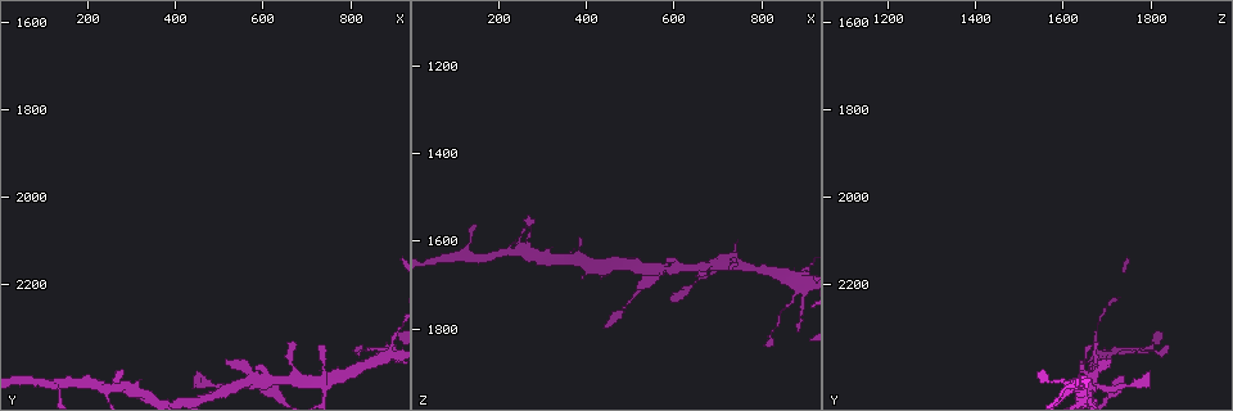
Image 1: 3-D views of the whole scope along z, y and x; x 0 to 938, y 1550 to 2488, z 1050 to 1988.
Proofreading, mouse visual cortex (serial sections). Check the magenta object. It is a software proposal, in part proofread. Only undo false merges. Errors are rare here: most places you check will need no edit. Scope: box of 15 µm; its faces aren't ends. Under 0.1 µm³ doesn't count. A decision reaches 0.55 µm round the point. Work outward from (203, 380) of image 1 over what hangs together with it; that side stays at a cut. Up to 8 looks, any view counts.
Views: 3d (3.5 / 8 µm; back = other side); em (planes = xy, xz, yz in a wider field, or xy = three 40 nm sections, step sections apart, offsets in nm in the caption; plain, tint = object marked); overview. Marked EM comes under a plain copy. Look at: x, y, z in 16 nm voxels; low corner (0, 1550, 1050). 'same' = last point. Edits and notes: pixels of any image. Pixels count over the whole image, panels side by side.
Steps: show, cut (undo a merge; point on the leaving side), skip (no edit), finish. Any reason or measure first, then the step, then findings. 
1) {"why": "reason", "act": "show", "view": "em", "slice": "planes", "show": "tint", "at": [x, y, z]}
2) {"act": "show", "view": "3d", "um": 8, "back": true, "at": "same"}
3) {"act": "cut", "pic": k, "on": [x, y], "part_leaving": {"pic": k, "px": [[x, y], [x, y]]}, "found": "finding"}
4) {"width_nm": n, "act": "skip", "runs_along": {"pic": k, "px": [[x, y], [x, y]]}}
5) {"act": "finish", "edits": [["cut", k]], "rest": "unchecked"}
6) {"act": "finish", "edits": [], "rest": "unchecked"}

{"why": "four arms meet", "act": "show", "view": "3d", "um": 3.5, "back": true, "at": [545, 2435, 1675]}

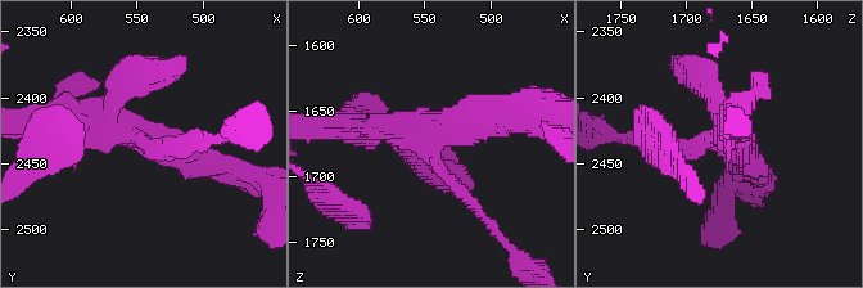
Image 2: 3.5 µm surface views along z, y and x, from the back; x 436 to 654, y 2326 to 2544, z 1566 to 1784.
{"arms": 4, "arm_widths_nm": [200, 200, 350, 350], "why": "need the tissue", "act": "show", "view": "em", "slice": "xy", "step": 3, "show": "tint", "at": [542, 2432, 1674]}

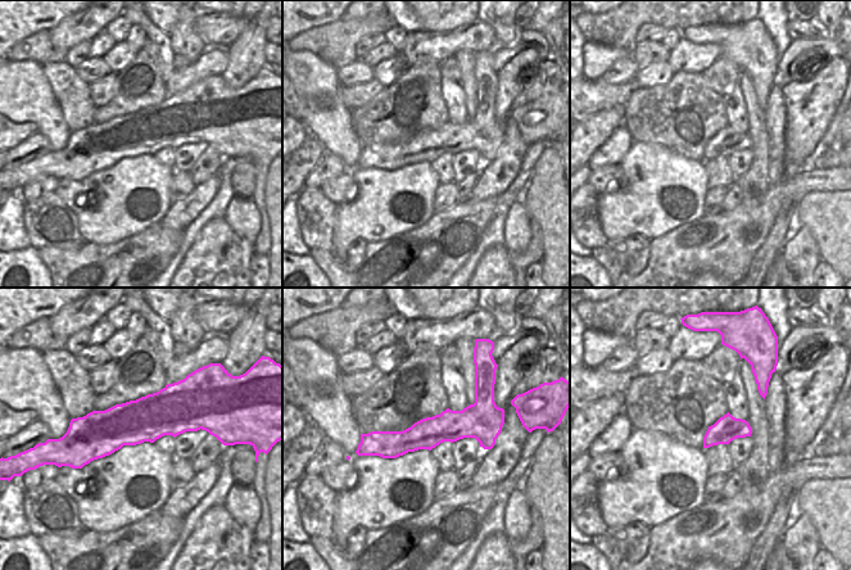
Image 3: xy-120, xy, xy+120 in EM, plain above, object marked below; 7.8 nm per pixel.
{"why": "cut it another way", "act": "show", "view": "em", "slice": "xy", "step": 2, "show": "tint", "at": "same"}

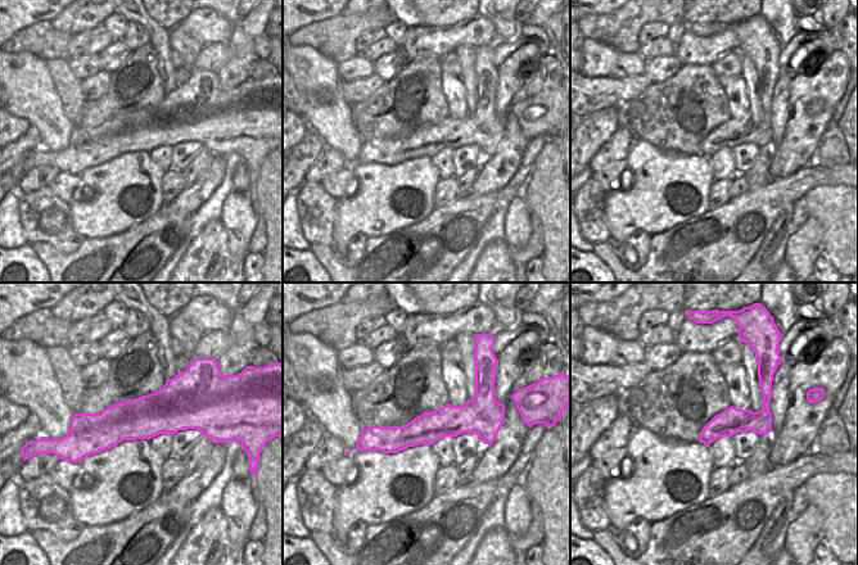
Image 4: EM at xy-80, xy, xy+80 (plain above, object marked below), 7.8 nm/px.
{"act": "skip", "runs_along": {"pic": 2, "px": [[475, 207], [435, 145], [357, 129]]}, "found": "continuous, no second cell"}

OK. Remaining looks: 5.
{"act": "show", "view": "3d", "um": 8, "at": [735, 2420, 1650]}

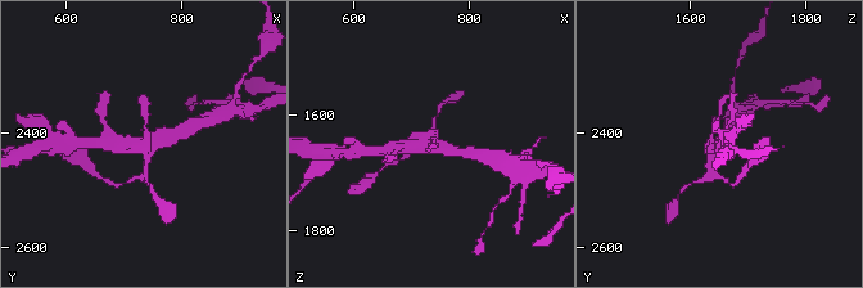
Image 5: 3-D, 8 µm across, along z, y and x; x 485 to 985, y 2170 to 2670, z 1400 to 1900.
{"act": "show", "view": "em", "slice": "xy", "step": 5, "show": "tint", "at": [735, 2420, 1655]}

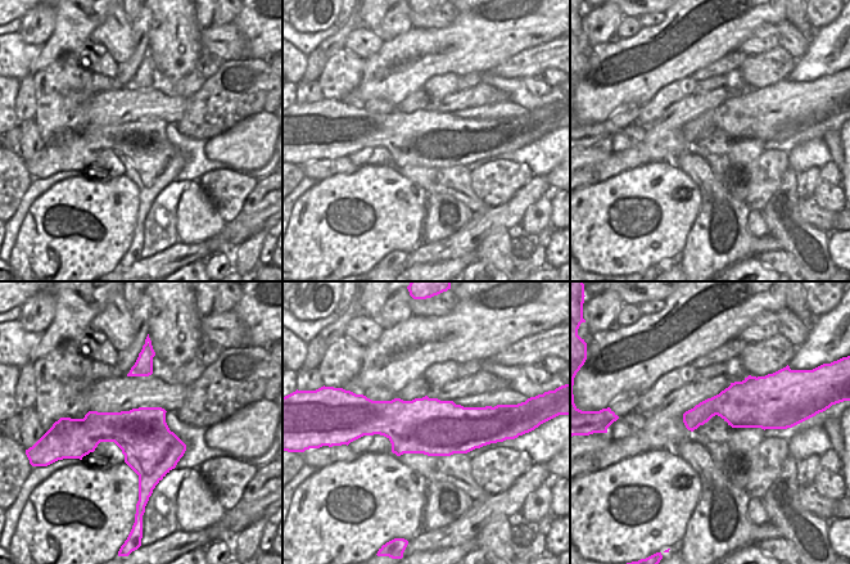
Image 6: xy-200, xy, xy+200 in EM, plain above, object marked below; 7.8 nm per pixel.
{"act": "skip", "runs_along": {"pic": 5, "px": [[103, 143], [163, 143], [177, 134]]}, "found": "all the same cell"}

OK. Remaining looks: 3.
{"why": "abrupt turn", "act": "show", "view": "3d", "um": 8, "at": [870, 2370, 1685]}

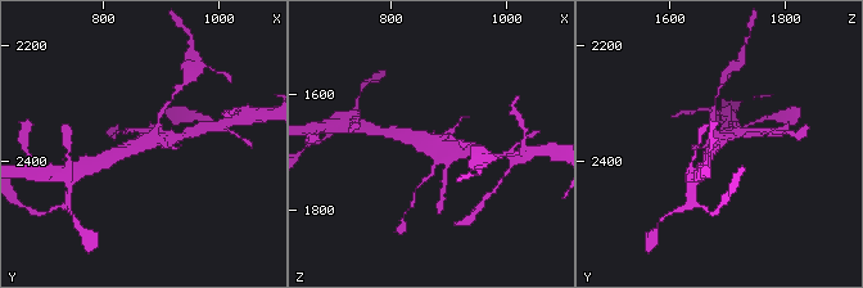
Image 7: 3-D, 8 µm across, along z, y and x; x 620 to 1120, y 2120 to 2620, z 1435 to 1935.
{"act": "show", "view": "em", "slice": "xy", "step": 1, "show": "tint", "at": [870, 2365, 1690]}

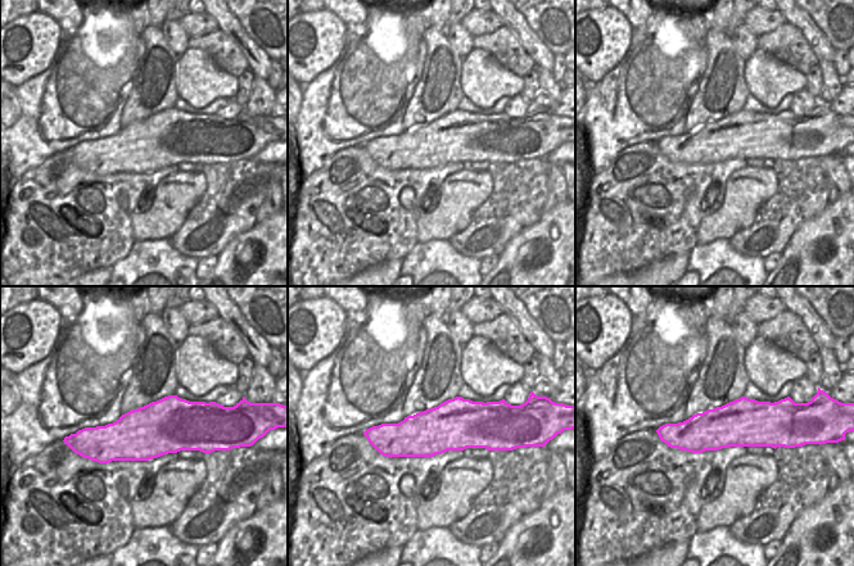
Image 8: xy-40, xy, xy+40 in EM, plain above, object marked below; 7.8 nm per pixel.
{"act": "skip", "runs_along": {"pic": 7, "px": [[112, 156], [162, 139], [163, 131]]}, "found": "continuous, no second cell"}

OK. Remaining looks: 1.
{"act": "finish", "edits": [], "rest": "unchecked"}

